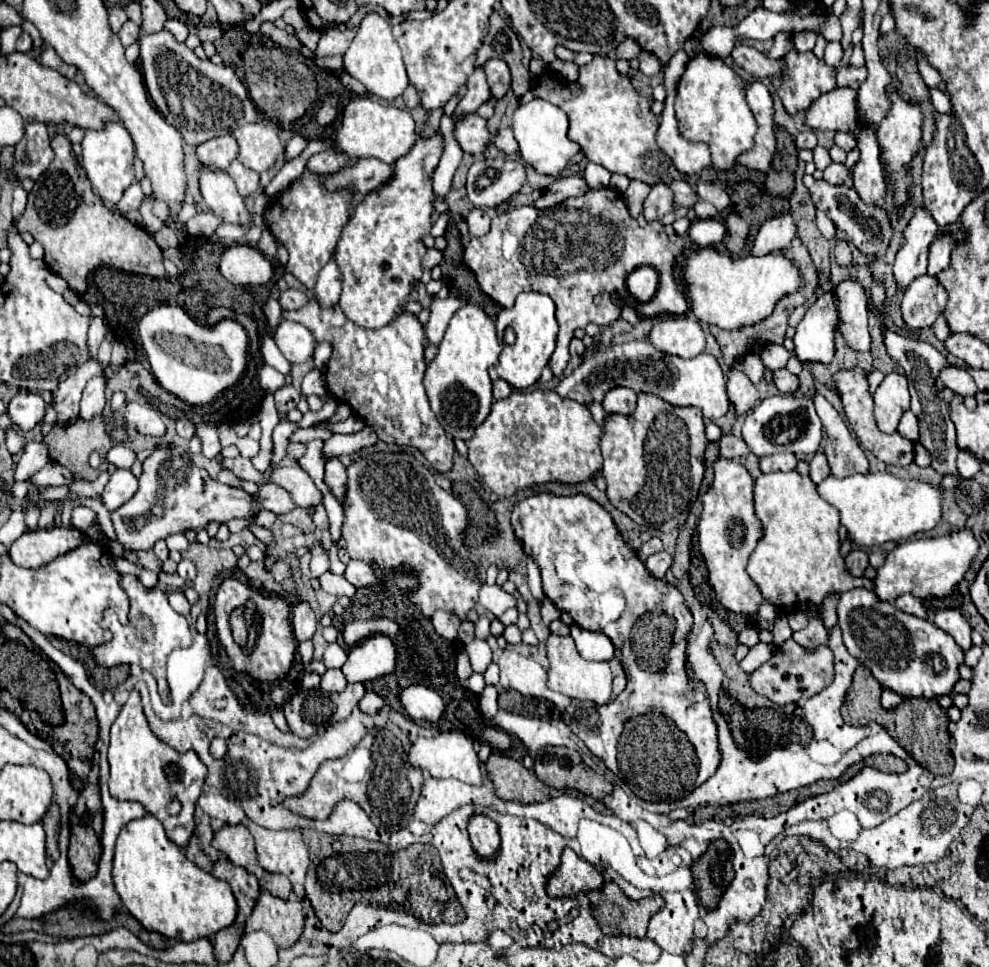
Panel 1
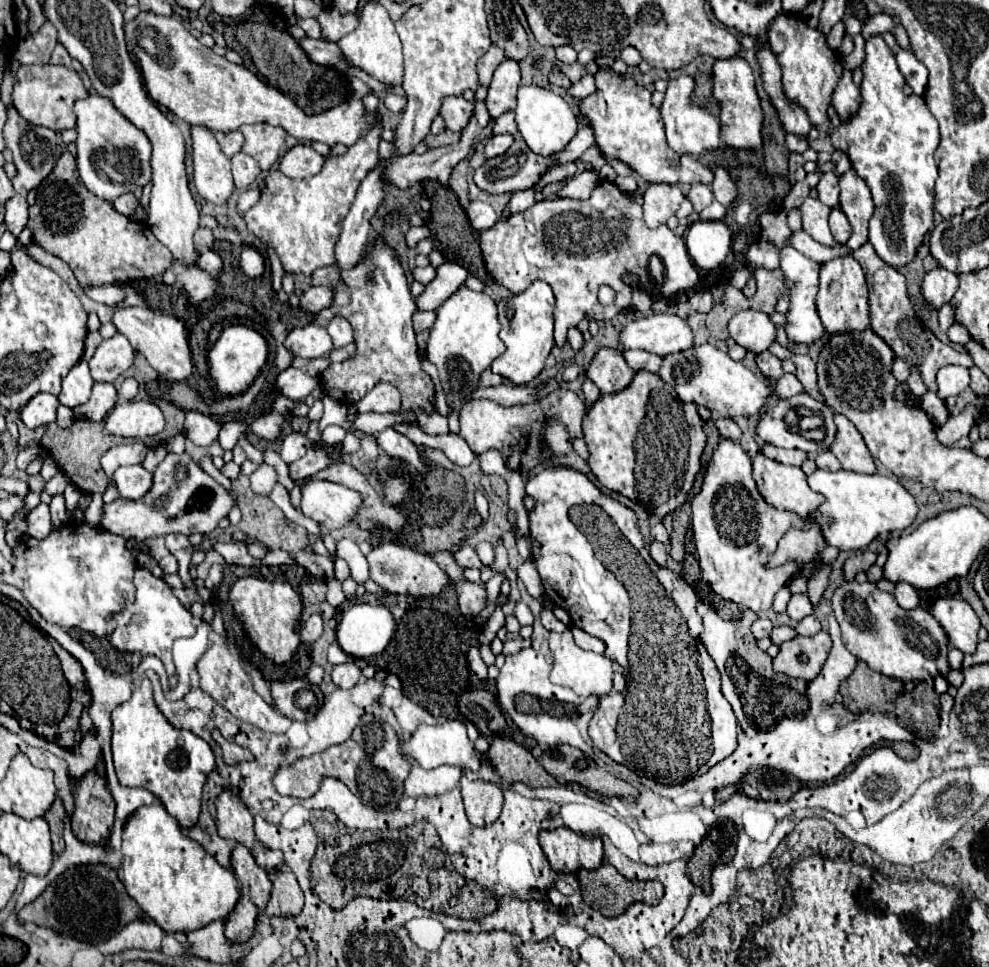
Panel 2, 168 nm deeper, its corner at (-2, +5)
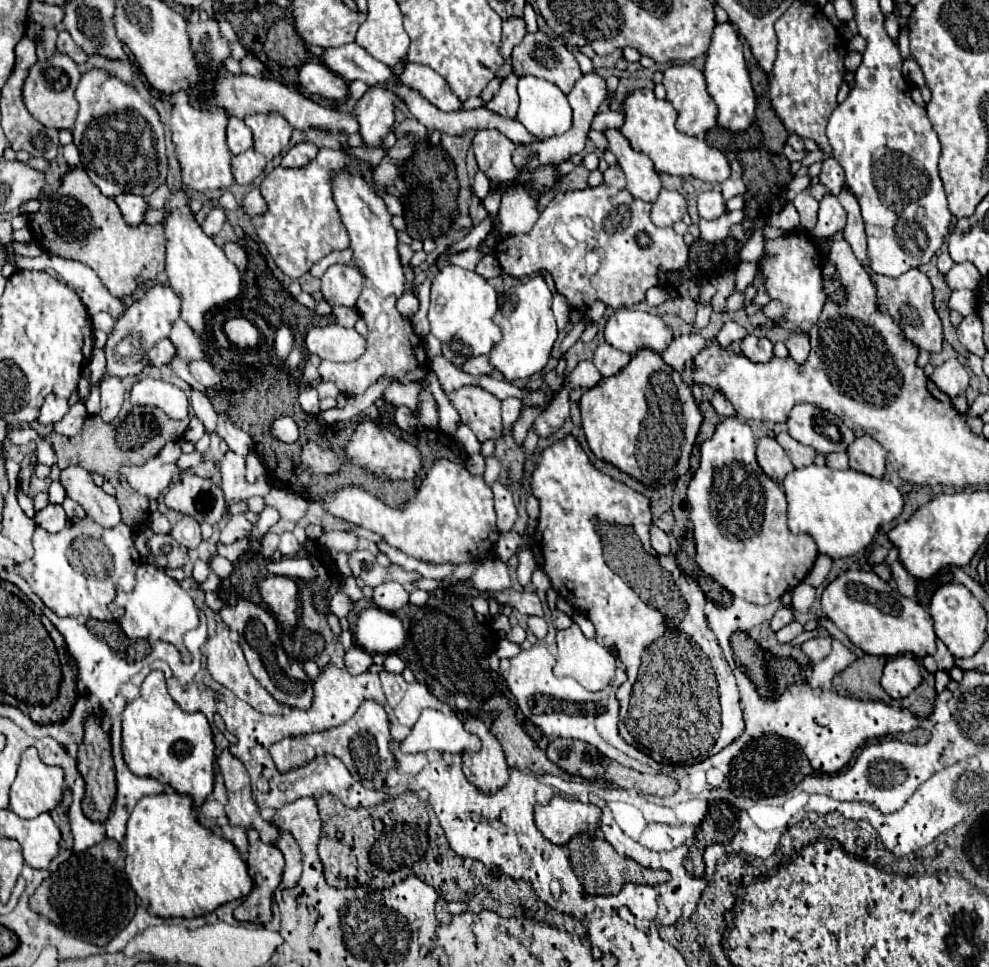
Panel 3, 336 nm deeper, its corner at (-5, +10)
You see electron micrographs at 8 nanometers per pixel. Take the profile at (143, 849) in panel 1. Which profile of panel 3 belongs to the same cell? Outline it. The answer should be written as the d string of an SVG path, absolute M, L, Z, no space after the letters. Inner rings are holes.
M159 793L143 797L127 821L125 835L125 873L133 891L147 905L147 911L157 917L201 917L209 915L223 903L243 899L251 893L251 879L247 865L239 857L239 851L223 837L205 829L193 811L193 799L179 793Z

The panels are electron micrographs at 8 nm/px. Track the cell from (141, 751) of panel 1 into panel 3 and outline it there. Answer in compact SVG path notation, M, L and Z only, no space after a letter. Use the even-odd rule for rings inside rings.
M151 671L141 685L137 699L123 711L121 753L131 773L153 777L171 785L177 793L191 795L193 807L199 809L213 791L215 741L209 721L203 713L185 713L165 689L161 671Z

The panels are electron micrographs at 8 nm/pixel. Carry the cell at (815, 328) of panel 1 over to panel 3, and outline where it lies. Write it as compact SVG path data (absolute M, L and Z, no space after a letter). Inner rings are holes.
M789 233L783 239L765 241L765 253L767 255L761 261L761 273L765 275L771 303L763 307L763 313L787 331L807 333L815 325L815 319L819 319L827 301L821 293L821 255L817 245L809 237Z

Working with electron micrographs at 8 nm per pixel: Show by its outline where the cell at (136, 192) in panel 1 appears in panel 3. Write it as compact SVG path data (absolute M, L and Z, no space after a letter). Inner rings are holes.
M123 193L123 195L115 197L115 203L119 205L119 209L121 209L121 213L123 213L123 219L125 219L129 225L141 223L143 213L145 213L145 209L147 209L147 203L145 203L143 197L131 195L131 193Z

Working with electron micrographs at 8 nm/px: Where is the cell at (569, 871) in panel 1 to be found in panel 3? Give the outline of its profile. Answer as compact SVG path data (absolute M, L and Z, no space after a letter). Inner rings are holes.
M559 795L553 797L547 805L535 807L537 829L545 839L559 847L567 845L575 835L589 835L593 839L599 827L599 815L599 807Z

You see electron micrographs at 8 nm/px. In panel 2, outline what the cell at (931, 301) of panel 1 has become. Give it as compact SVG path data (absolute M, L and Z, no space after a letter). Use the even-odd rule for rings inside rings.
M944 268L932 270L922 280L922 296L934 306L940 308L942 304L948 304L958 288L958 274L948 272Z

